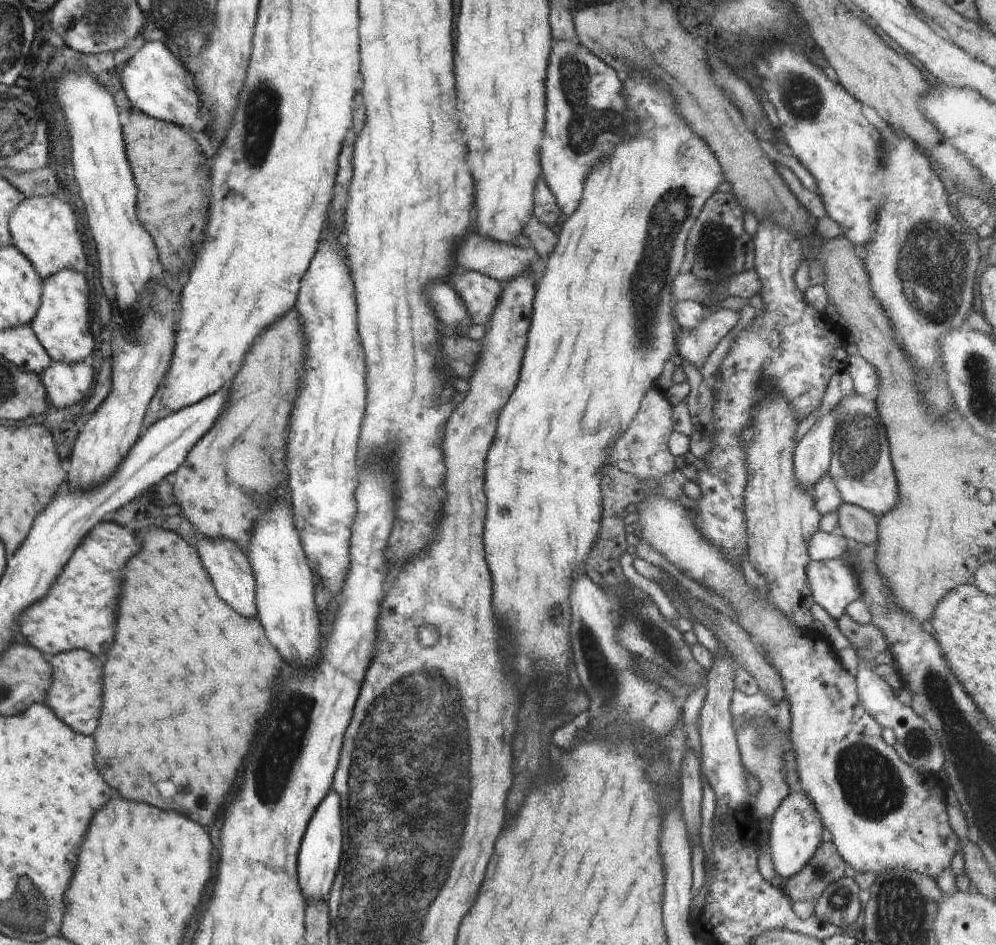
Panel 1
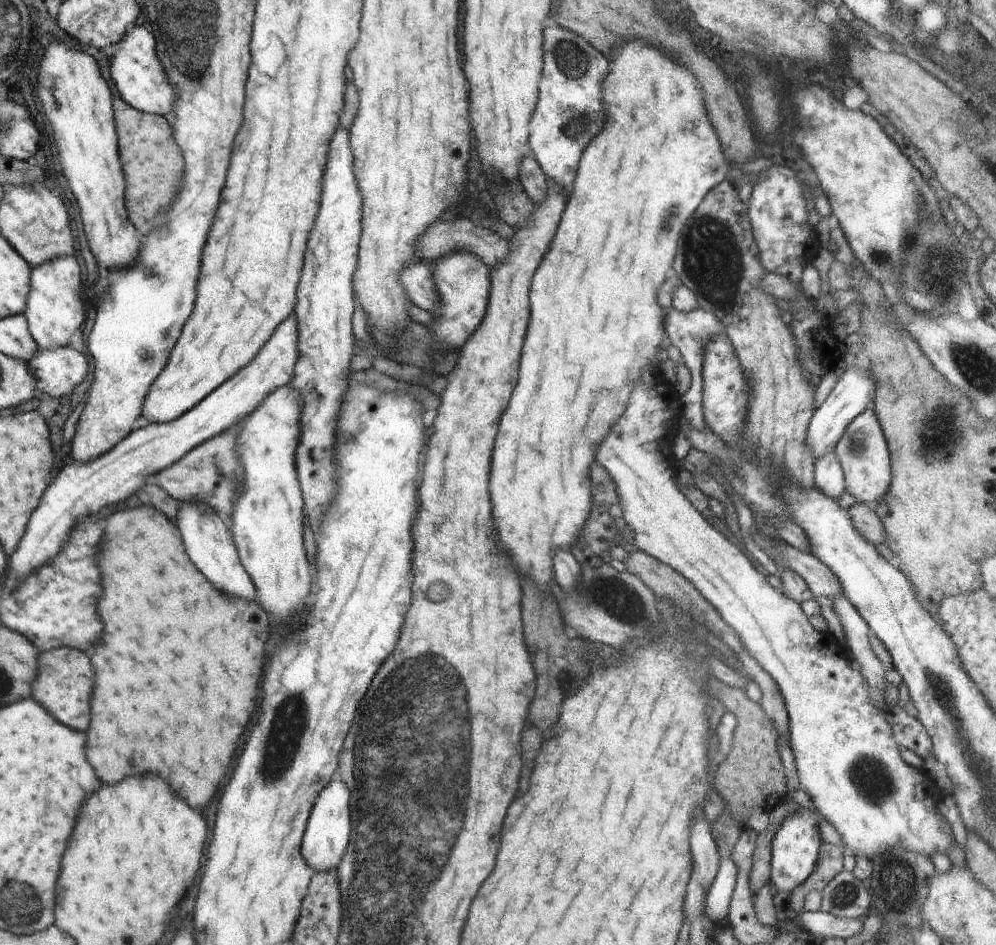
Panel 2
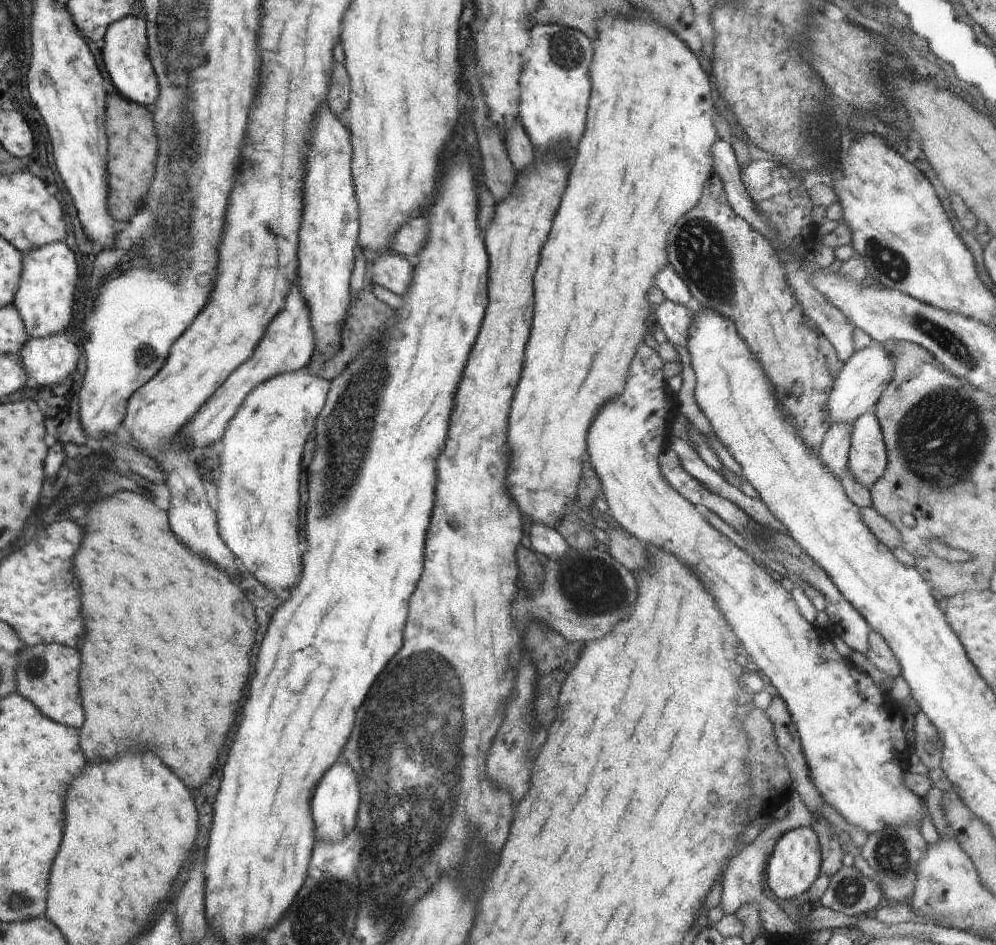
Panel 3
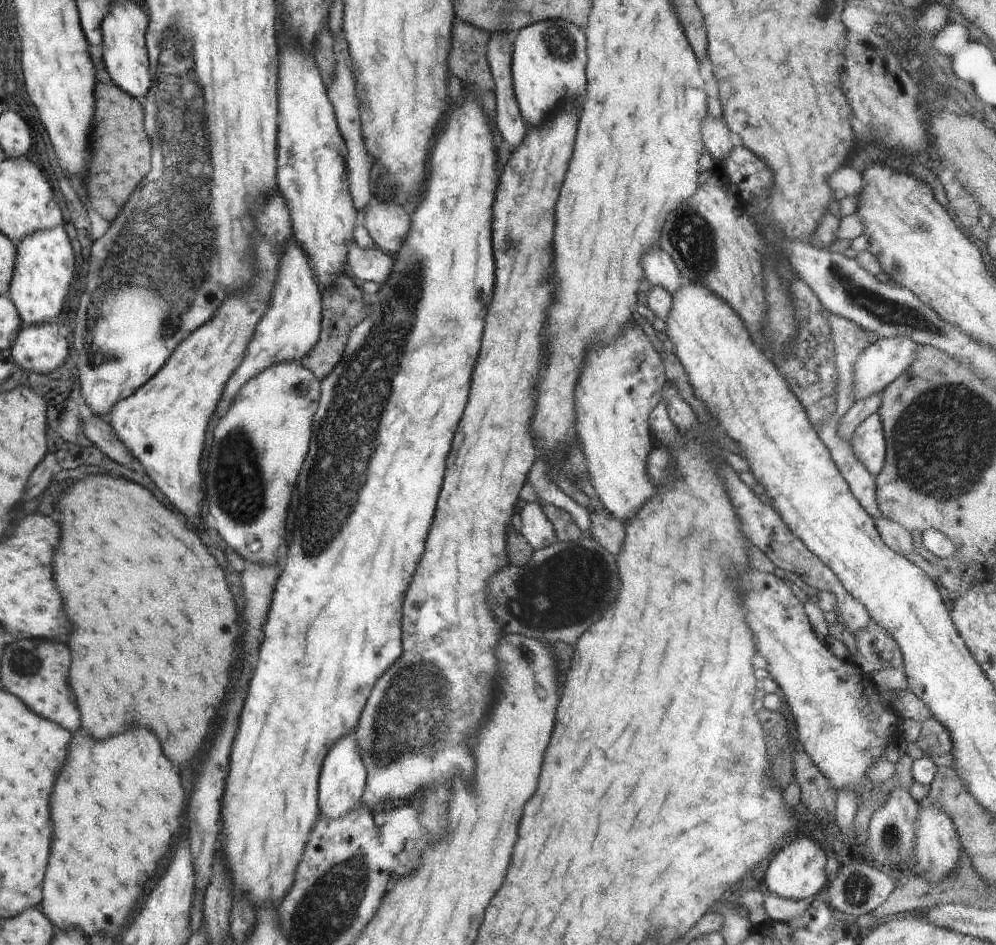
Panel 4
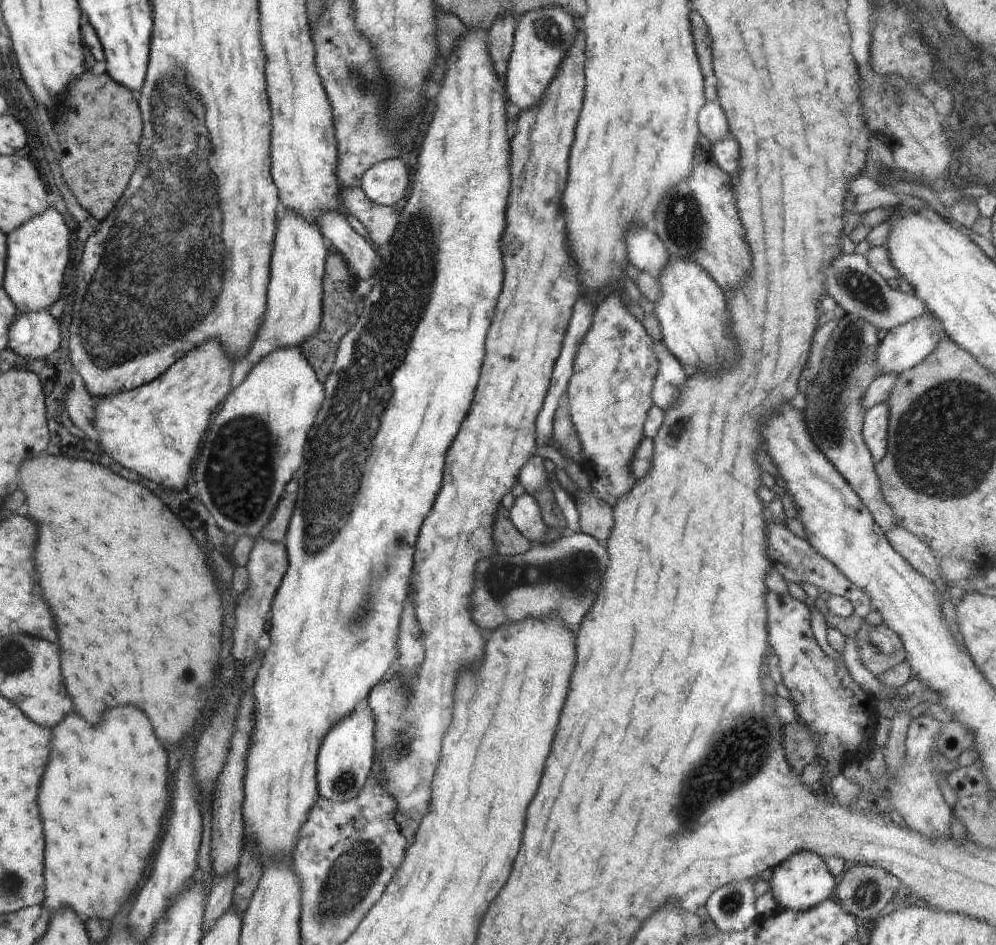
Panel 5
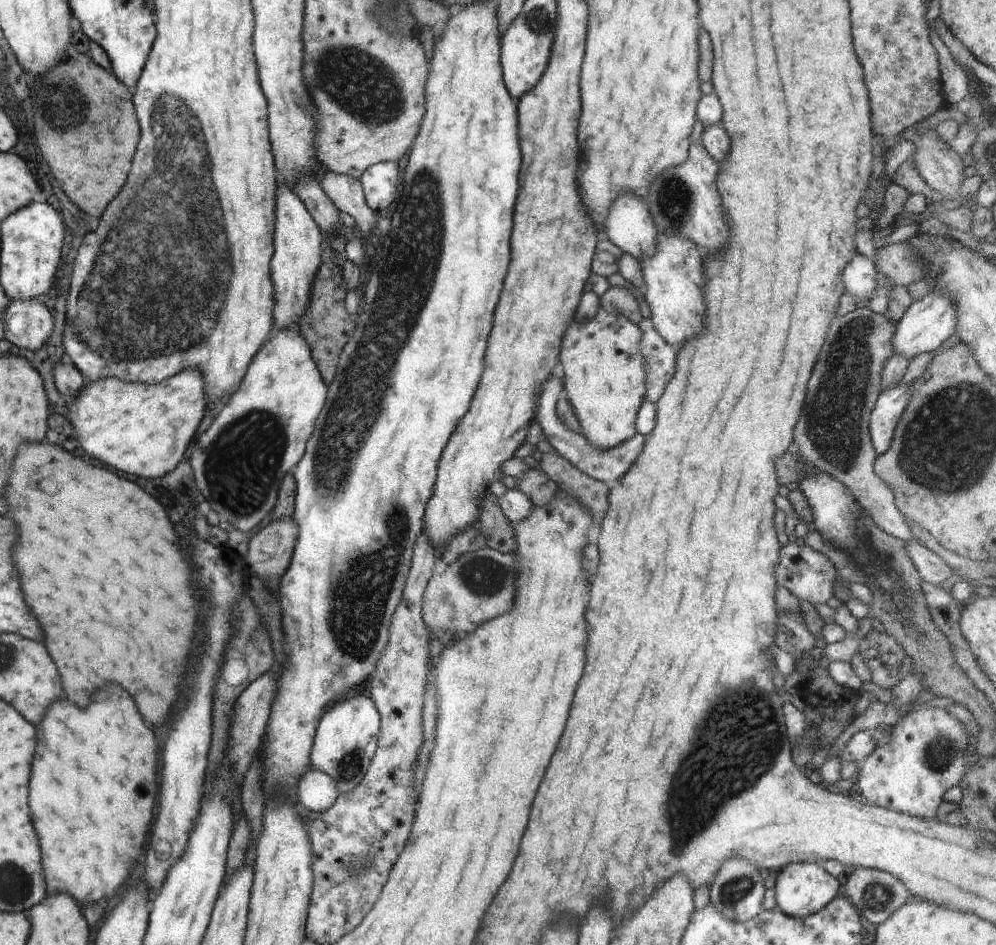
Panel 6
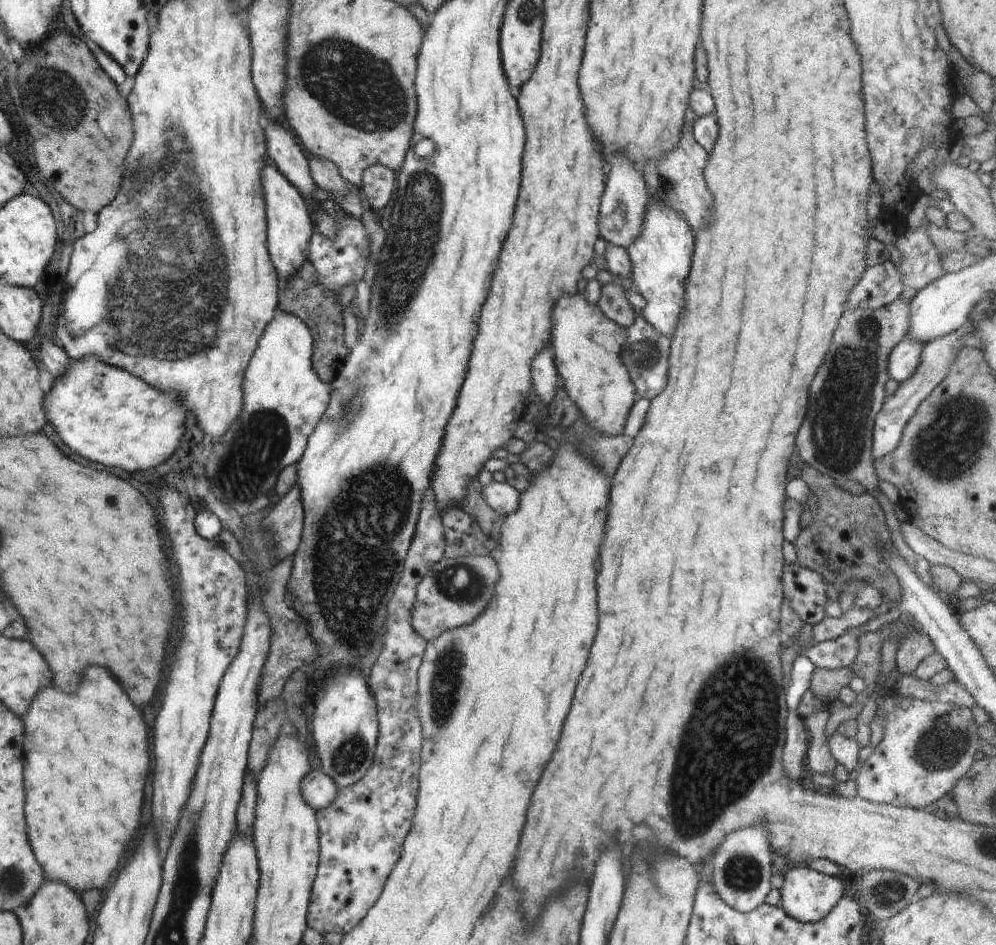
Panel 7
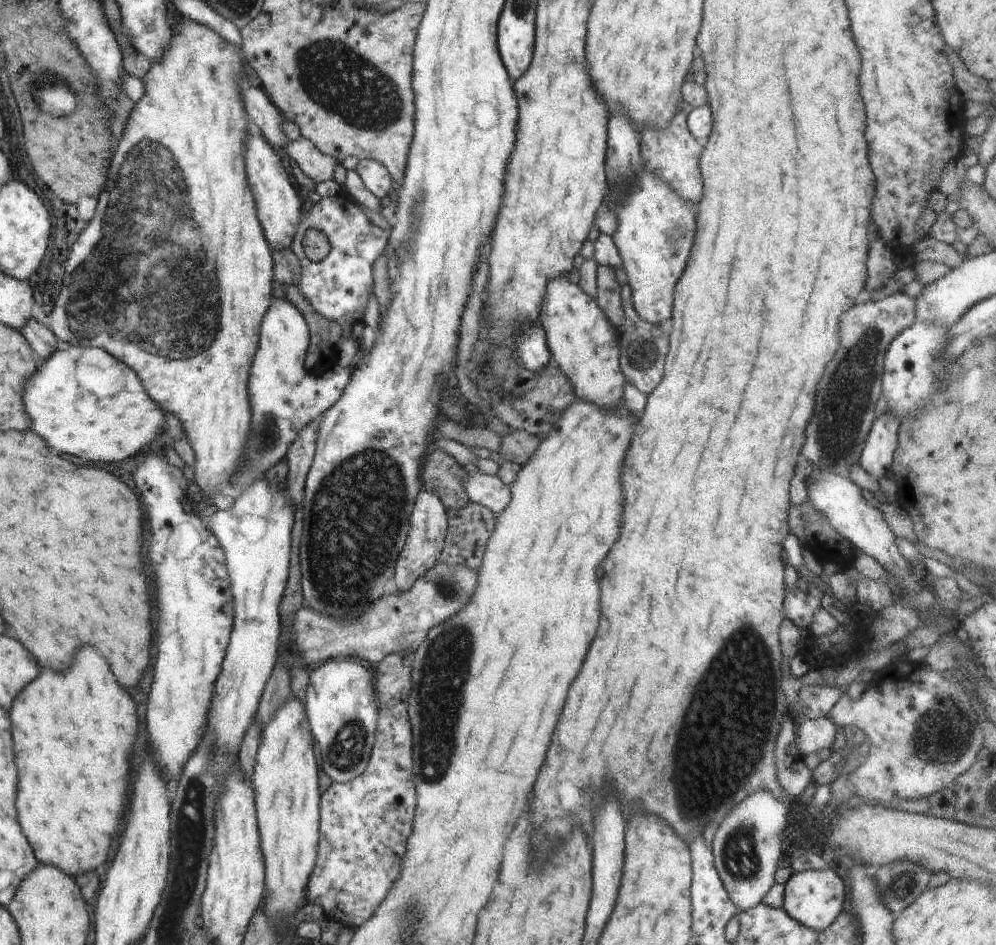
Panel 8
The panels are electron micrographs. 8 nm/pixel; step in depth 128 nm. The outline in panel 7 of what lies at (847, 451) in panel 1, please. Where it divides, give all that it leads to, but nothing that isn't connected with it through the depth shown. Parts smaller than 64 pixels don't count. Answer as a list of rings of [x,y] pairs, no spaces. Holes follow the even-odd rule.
[[[968,319],[968,322],[962,328],[958,328],[956,332],[942,336],[942,338],[936,338],[934,342],[926,344],[920,356],[920,364],[918,364],[914,374],[902,382],[894,394],[885,397],[873,426],[872,458],[874,460],[891,453],[899,445],[906,423],[916,414],[920,403],[946,378],[958,350],[963,346],[964,337],[971,332],[974,332],[974,322]]]

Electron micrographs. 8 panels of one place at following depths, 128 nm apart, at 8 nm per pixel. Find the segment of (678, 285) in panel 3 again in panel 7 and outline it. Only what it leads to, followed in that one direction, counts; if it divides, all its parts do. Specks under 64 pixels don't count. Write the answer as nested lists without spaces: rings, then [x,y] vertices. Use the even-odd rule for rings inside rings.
[[[612,154],[605,164],[605,188],[598,215],[600,237],[614,246],[630,248],[642,232],[649,196],[641,169],[635,167],[624,154]]]

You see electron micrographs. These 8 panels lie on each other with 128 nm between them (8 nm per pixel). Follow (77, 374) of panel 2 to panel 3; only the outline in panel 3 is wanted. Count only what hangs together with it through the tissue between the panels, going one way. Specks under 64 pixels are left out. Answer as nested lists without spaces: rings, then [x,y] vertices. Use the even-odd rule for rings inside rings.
[[[64,334],[32,338],[20,352],[32,385],[58,386],[75,372],[80,352]]]

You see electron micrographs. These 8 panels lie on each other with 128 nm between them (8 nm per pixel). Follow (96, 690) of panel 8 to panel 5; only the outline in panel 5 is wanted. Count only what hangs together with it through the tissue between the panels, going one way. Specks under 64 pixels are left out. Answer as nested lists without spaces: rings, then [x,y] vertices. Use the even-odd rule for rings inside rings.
[[[118,706],[118,708],[110,710],[110,714],[106,714],[106,718],[102,718],[102,722],[98,722],[94,726],[88,724],[86,720],[82,720],[74,712],[74,714],[70,714],[70,718],[66,718],[66,722],[62,722],[62,726],[56,726],[52,730],[54,730],[54,758],[50,758],[50,770],[46,770],[46,782],[42,782],[42,798],[38,798],[38,802],[42,802],[42,818],[46,818],[46,906],[43,907],[49,911],[50,915],[58,910],[72,908],[80,915],[82,922],[86,922],[90,918],[112,920],[114,914],[120,910],[120,906],[132,894],[136,882],[140,880],[140,876],[148,864],[150,852],[156,848],[156,842],[158,842],[160,818],[168,804],[166,750],[156,740],[146,714],[142,714],[134,706]]]

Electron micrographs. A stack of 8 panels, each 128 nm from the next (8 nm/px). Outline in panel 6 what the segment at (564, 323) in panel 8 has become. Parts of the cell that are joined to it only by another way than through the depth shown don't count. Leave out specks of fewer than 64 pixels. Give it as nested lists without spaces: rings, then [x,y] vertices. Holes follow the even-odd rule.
[[[601,306],[596,316],[584,322],[574,322],[566,328],[566,334],[560,345],[560,362],[564,370],[563,396],[570,401],[574,414],[581,426],[581,433],[586,436],[590,444],[598,450],[612,450],[624,444],[626,440],[638,434],[636,430],[636,417],[638,409],[642,406],[646,392],[646,364],[644,356],[640,354],[642,332],[637,324],[624,318],[622,314],[610,314]]]

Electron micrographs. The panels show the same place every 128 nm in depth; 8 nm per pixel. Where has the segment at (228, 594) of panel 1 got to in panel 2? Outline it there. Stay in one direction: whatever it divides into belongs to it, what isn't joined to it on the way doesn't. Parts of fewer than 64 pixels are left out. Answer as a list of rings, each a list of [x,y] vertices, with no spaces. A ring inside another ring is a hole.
[[[183,502],[180,503],[179,508],[174,522],[177,524],[190,560],[222,592],[226,592],[230,596],[240,596],[246,602],[254,602],[257,599],[256,589],[250,575],[240,562],[238,550],[232,540],[231,529],[204,502]]]

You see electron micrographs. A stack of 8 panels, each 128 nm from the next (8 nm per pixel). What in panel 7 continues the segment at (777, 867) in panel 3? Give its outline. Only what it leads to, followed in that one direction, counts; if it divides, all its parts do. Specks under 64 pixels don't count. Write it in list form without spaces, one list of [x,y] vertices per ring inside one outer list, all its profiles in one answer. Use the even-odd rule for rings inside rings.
[[[791,865],[784,876],[783,886],[780,891],[780,902],[787,915],[798,922],[818,922],[826,918],[826,914],[836,906],[844,894],[844,886],[839,877],[828,876],[810,868],[808,865]]]

